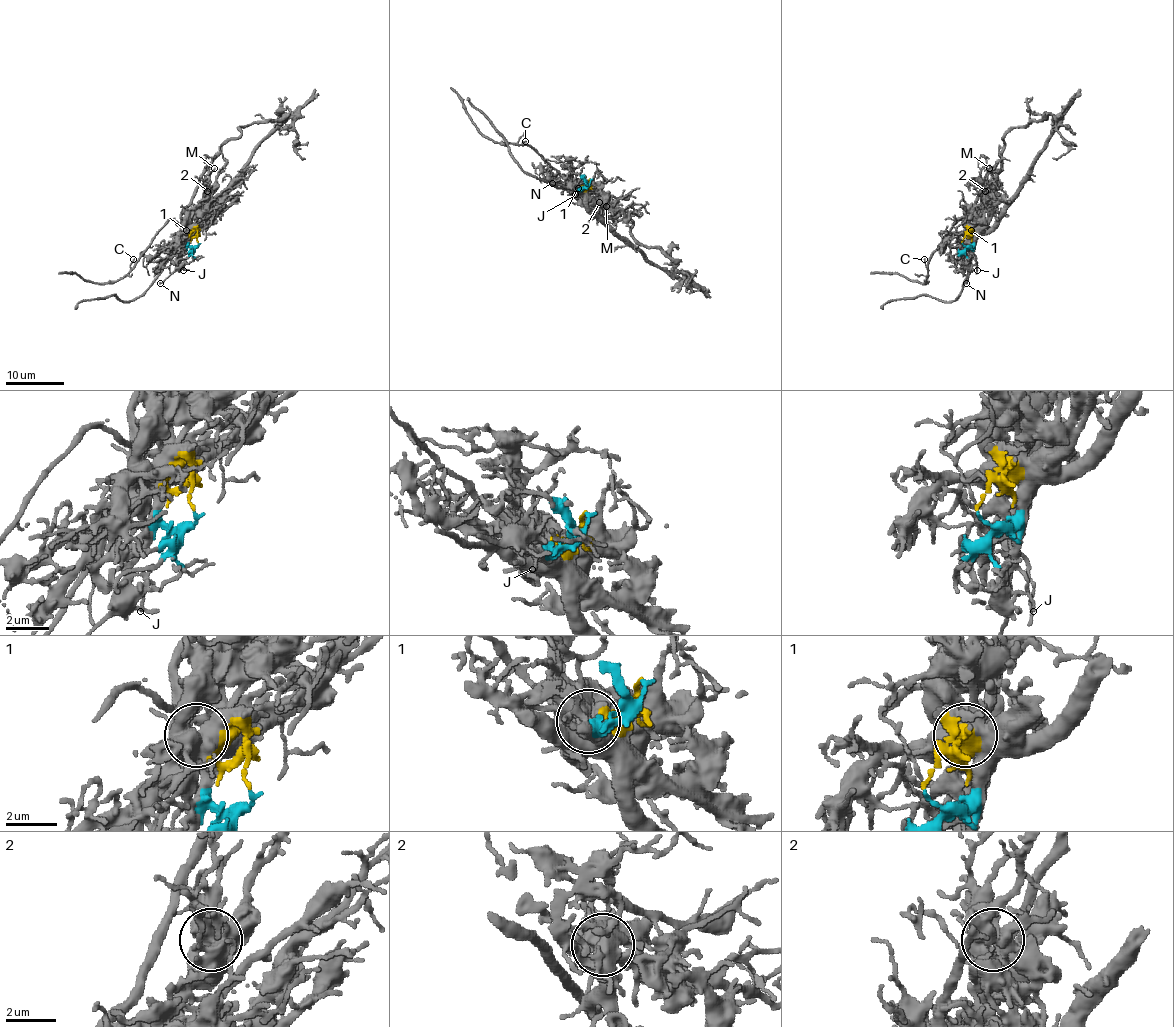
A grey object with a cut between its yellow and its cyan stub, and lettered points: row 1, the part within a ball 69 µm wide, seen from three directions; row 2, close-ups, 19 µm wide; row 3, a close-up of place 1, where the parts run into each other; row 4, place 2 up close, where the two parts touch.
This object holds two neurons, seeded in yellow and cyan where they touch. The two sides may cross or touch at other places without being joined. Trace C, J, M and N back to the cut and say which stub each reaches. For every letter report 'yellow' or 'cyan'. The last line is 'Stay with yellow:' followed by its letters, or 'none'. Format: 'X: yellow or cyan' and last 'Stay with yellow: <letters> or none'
C: yellow
J: cyan
M: yellow
N: cyan
Stay with yellow: C, M

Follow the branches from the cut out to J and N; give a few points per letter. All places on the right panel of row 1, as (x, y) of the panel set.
J: (962, 243), (965, 256), (977, 270)
N: (962, 243), (972, 250), (965, 283)

